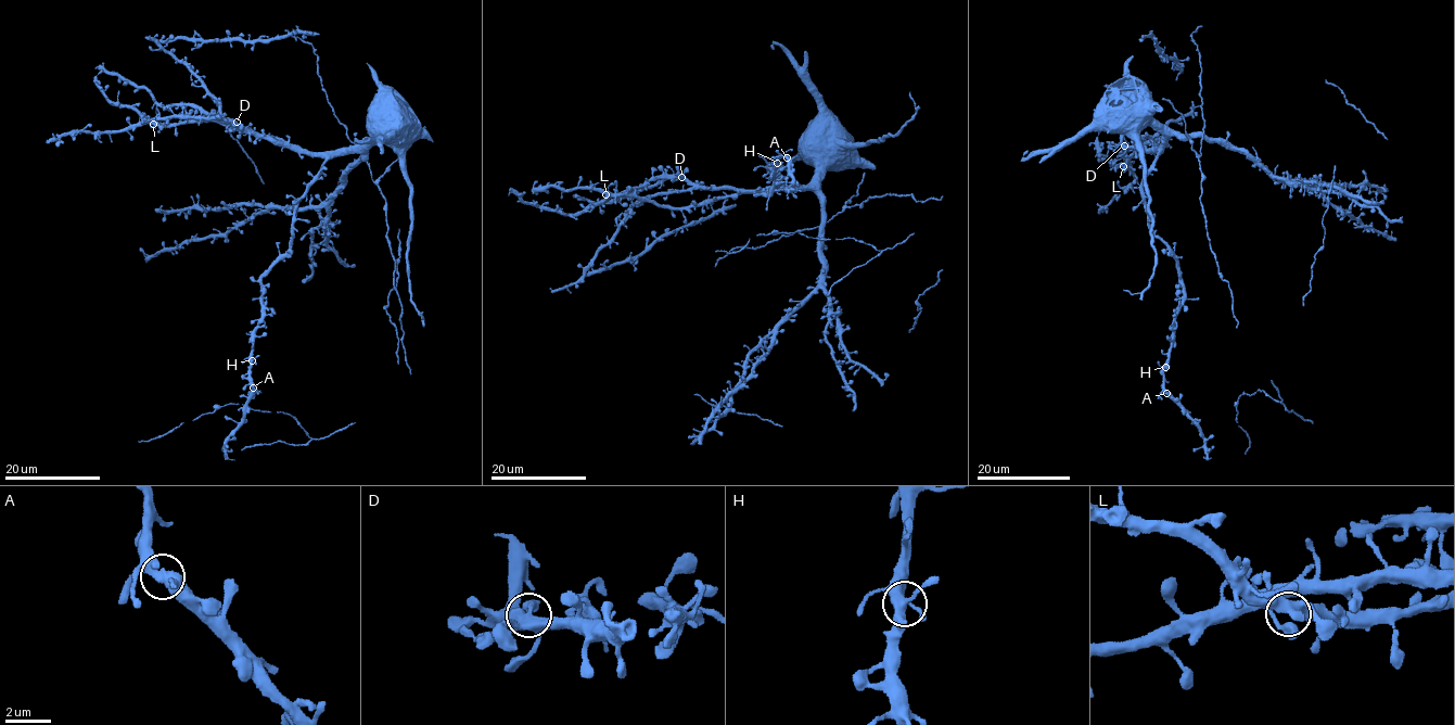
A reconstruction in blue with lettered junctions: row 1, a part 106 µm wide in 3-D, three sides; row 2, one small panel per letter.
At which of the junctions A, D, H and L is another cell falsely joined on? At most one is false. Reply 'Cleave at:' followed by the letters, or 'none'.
Cleave at: none

